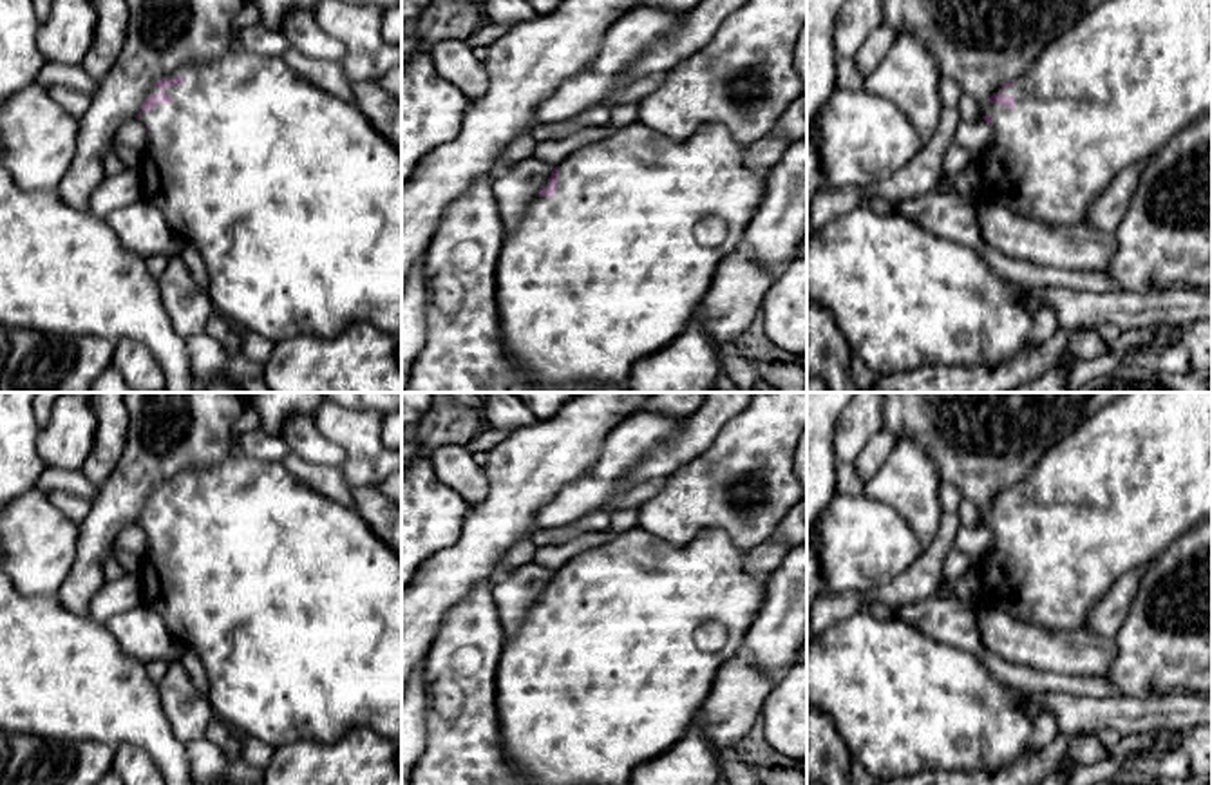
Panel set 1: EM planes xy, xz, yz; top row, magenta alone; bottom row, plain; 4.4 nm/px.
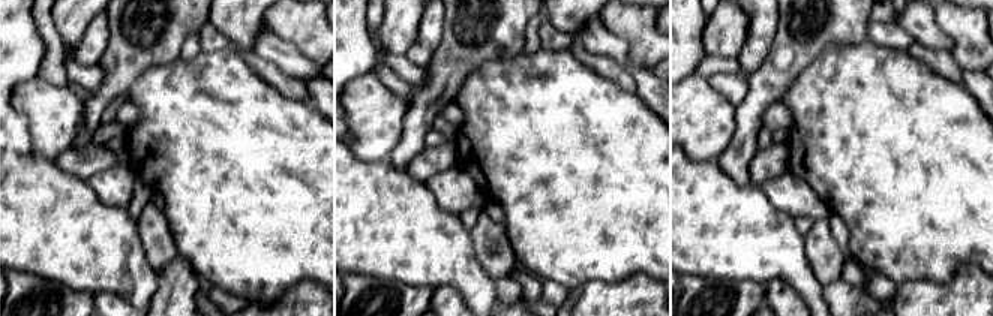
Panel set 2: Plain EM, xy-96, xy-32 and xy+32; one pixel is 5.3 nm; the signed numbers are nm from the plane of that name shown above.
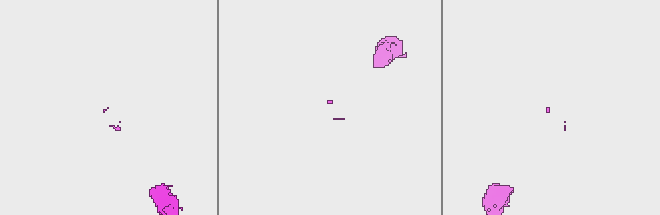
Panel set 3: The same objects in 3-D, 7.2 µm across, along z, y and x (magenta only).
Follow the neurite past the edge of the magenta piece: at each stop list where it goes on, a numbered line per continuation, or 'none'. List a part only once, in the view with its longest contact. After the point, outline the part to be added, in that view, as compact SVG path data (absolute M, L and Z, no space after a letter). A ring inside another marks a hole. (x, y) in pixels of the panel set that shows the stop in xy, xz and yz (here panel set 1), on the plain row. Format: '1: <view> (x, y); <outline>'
1: xy (293, 606); M230 454L210 467L179 470L168 485L177 481L183 481L185 488L165 496L174 505L170 510L157 510L150 519L141 515L141 526L150 532L150 539L137 575L143 602L157 611L172 637L183 648L195 651L203 662L210 682L208 702L215 718L239 736L259 738L273 749L300 740L333 743L355 727L367 727L398 747L402 743L402 561L378 541L355 508L322 496L280 461Z

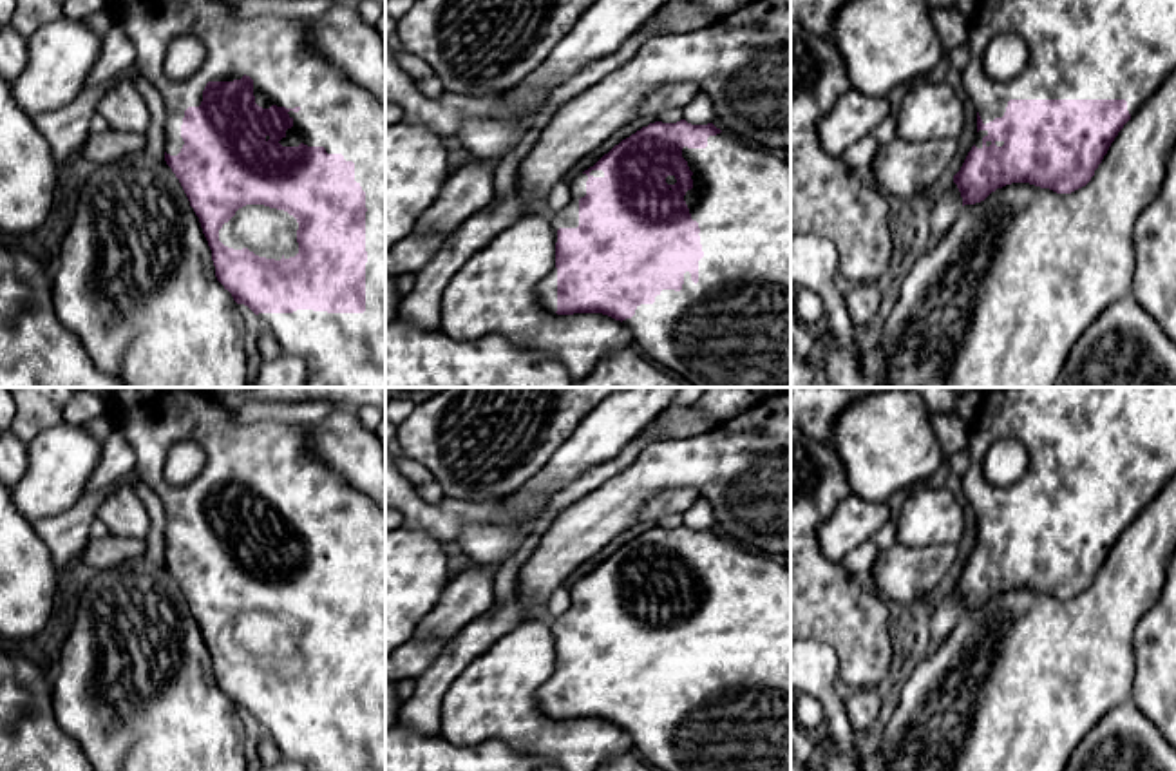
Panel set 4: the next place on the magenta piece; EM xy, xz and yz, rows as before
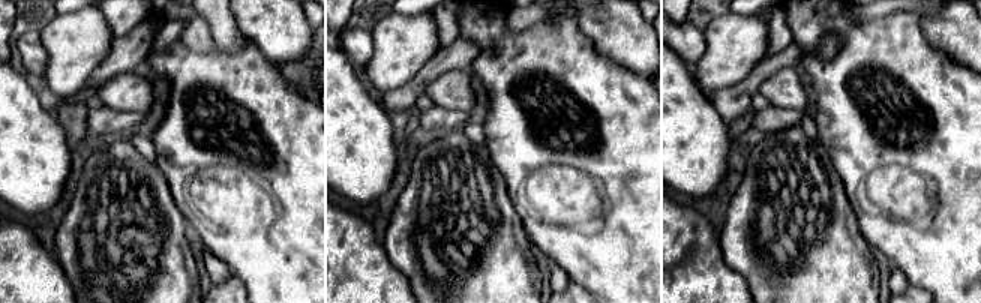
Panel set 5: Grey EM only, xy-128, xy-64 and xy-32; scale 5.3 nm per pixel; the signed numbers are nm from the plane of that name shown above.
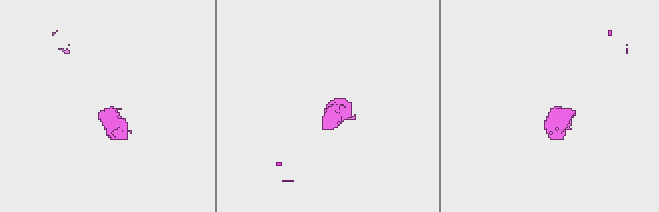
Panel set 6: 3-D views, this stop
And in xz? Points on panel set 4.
1: xz (739, 719); M727 538L709 541L706 554L684 552L682 563L693 577L693 594L686 597L684 606L691 624L698 628L704 657L698 666L698 688L695 690L691 679L686 677L680 697L662 695L653 709L637 711L635 720L622 726L633 740L635 753L657 771L791 771L791 570L773 556L744 550Z

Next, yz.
1: yz (1086, 446); M990 387L968 433L970 465L961 478L963 492L973 507L982 528L1002 523L1010 505L1125 505L1133 521L1176 474L1176 387ZM1001 438L1020 440L1028 452L1026 472L1010 487L995 487L986 480L984 462L990 447Z

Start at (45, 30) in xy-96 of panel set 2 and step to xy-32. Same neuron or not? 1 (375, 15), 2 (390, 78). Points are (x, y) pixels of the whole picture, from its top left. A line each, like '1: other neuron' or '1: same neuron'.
1: same neuron
2: same neuron

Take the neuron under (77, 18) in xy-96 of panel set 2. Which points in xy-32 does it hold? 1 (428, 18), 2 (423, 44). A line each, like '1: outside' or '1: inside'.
1: outside
2: outside

